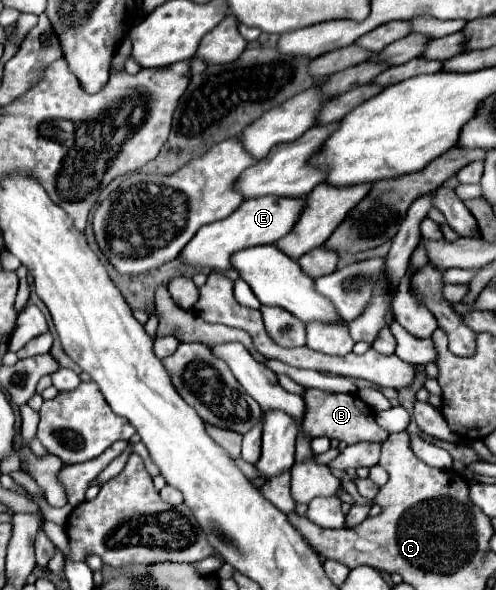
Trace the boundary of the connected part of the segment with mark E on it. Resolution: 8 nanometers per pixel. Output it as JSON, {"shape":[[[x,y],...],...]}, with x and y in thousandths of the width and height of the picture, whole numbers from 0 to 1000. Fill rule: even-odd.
{"shape":[[[530,332],[530,336],[506,336],[490,342],[466,366],[454,373],[413,380],[397,397],[381,407],[373,424],[361,431],[361,441],[377,451],[393,454],[421,454],[421,458],[458,458],[466,454],[466,434],[478,424],[494,424],[522,414],[550,414],[563,403],[571,403],[591,380],[599,376],[599,366],[607,363],[615,336],[558,336],[558,332]]]}

